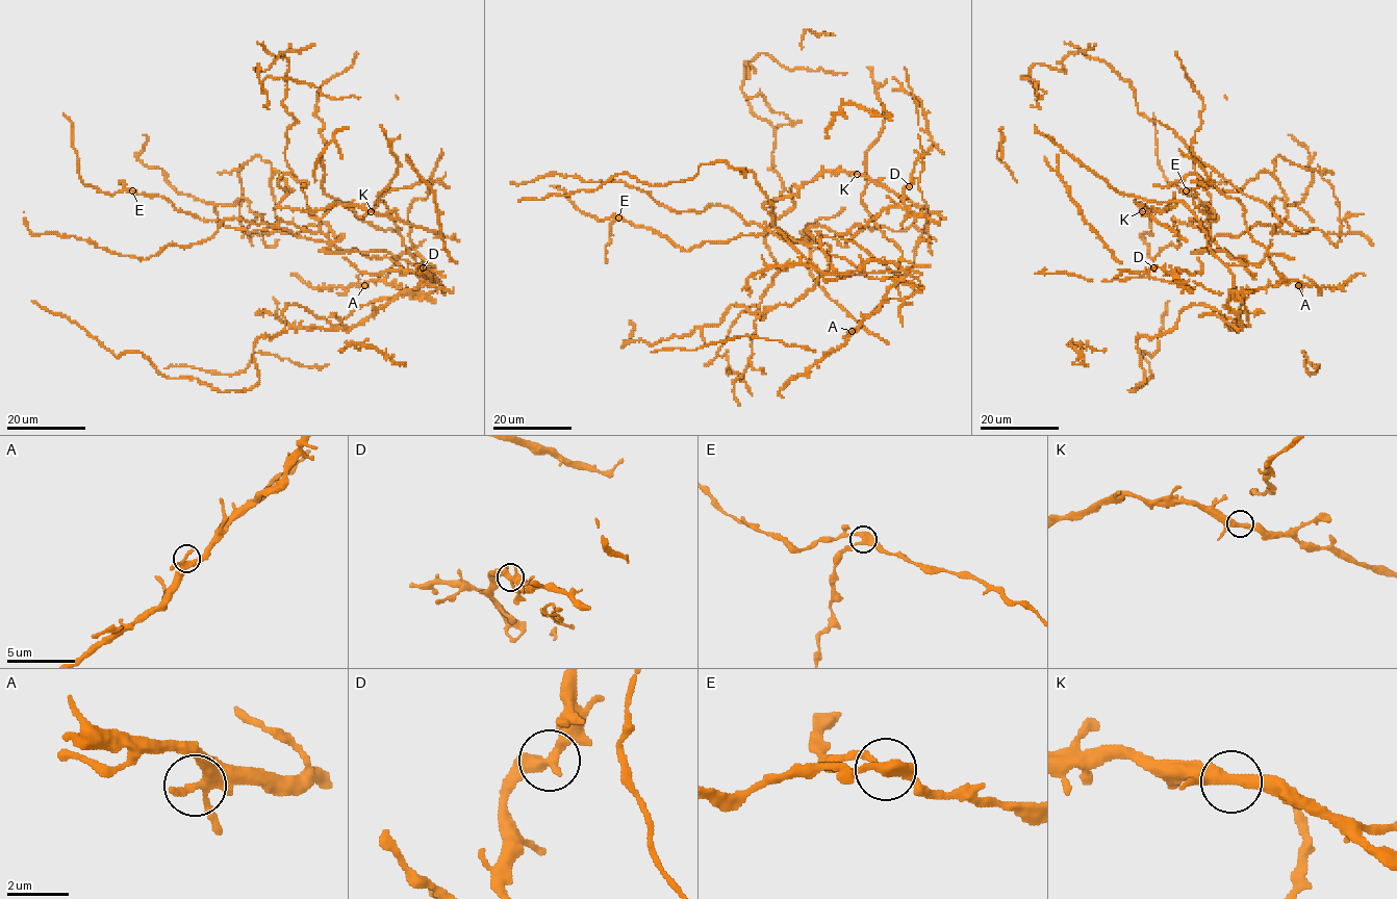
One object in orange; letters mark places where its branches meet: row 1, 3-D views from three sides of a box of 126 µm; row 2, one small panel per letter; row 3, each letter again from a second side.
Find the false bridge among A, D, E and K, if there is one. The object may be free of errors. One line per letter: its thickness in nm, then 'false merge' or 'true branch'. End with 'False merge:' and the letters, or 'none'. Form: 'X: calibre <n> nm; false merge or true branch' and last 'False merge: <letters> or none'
A: calibre 320 nm; true branch
D: calibre 340 nm; true branch
E: calibre 320 nm; true branch
K: calibre 320 nm; true branch
False merge: none

